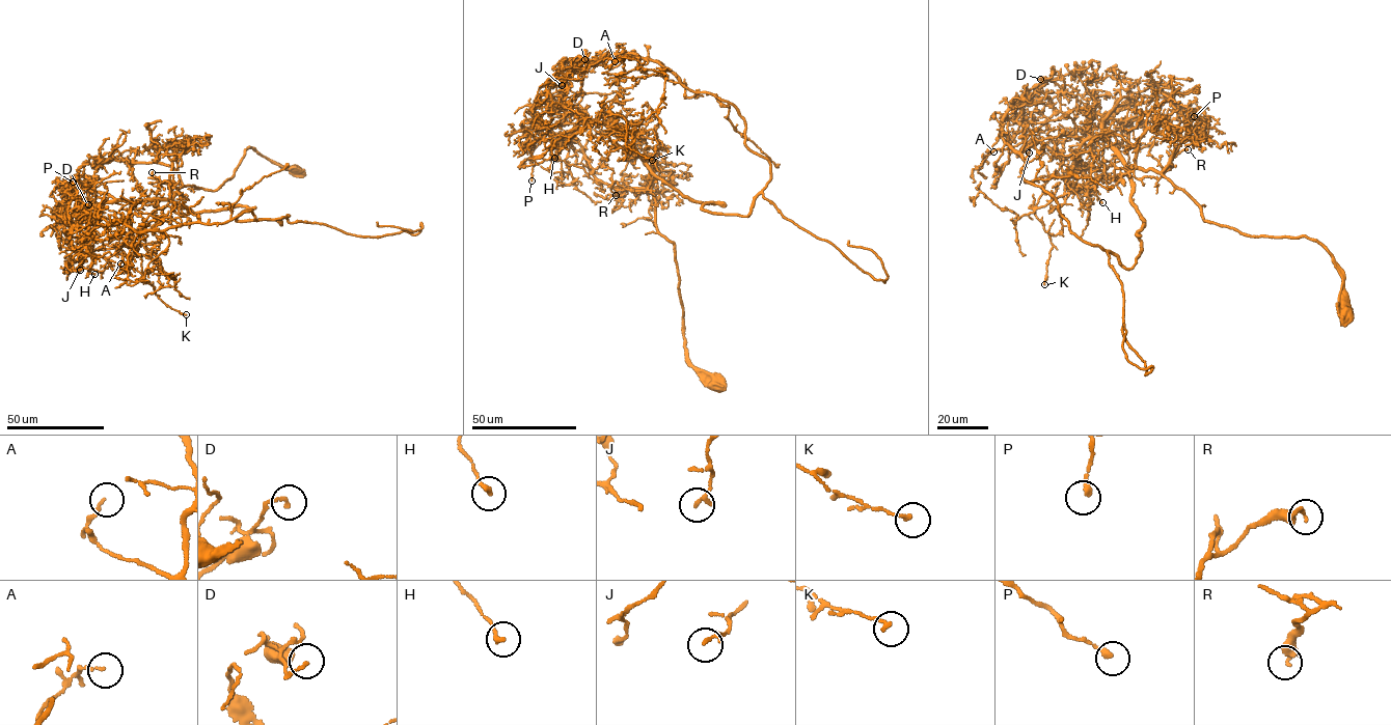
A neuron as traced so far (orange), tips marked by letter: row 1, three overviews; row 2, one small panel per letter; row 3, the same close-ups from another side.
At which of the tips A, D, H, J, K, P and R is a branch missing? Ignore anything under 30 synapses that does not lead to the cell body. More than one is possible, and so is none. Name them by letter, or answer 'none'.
none

